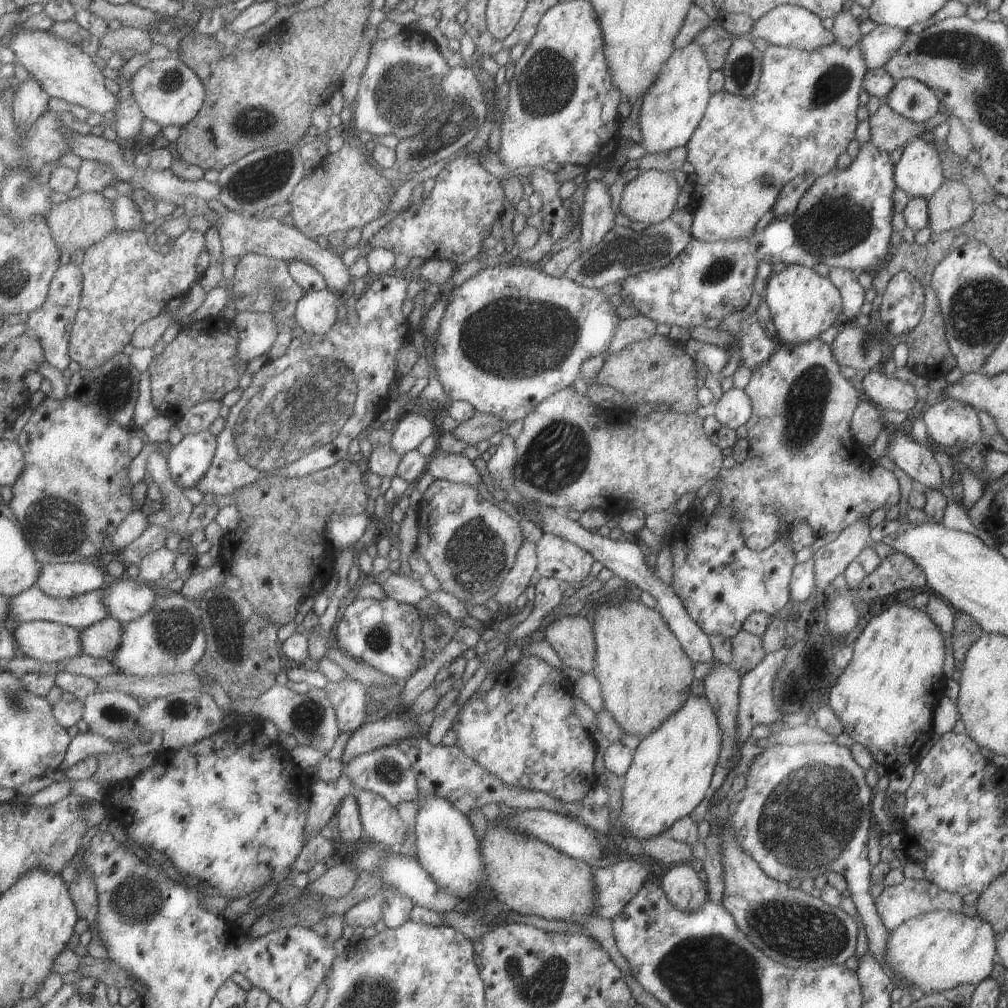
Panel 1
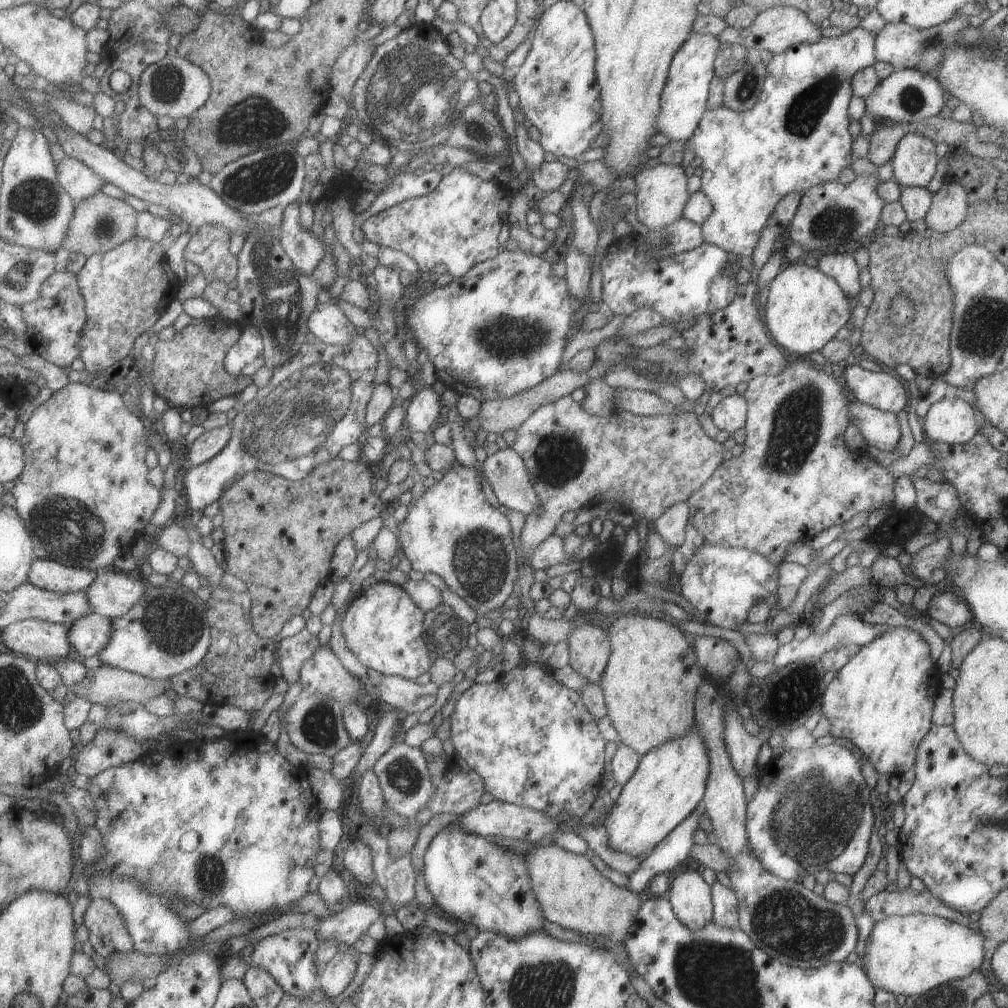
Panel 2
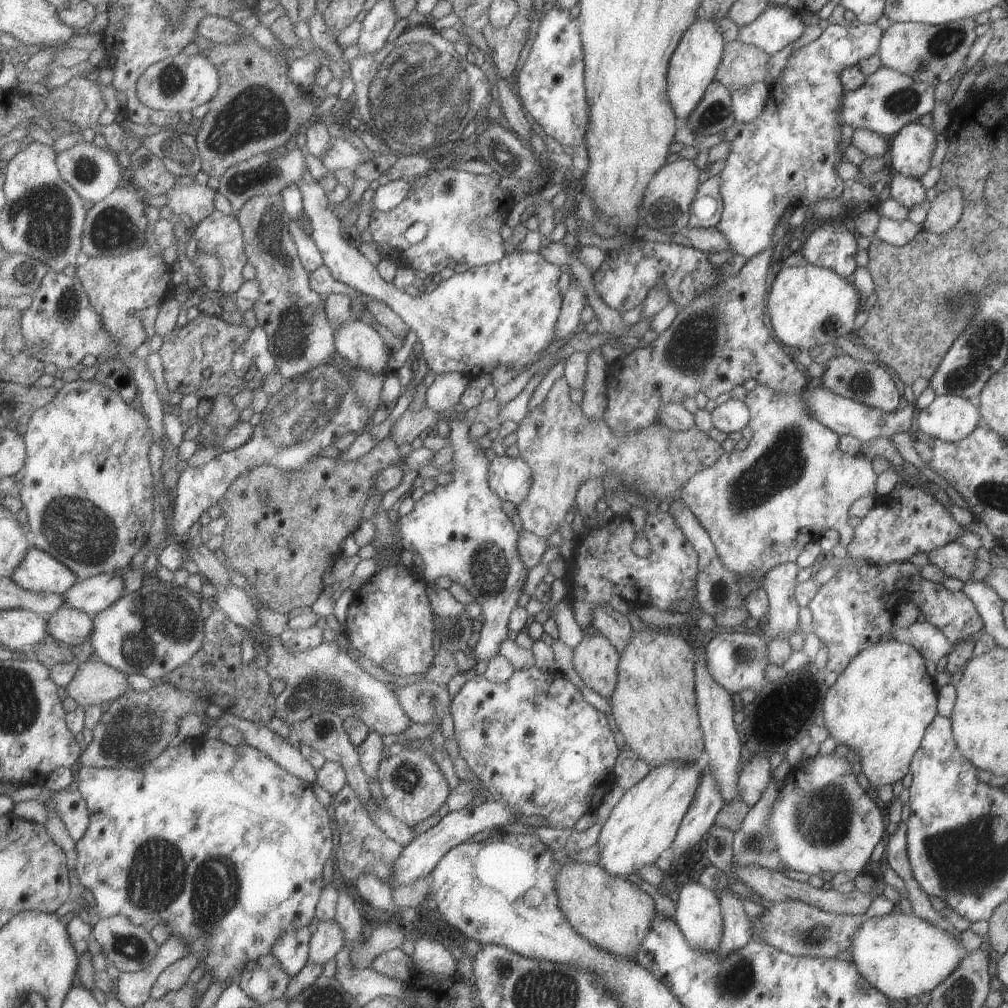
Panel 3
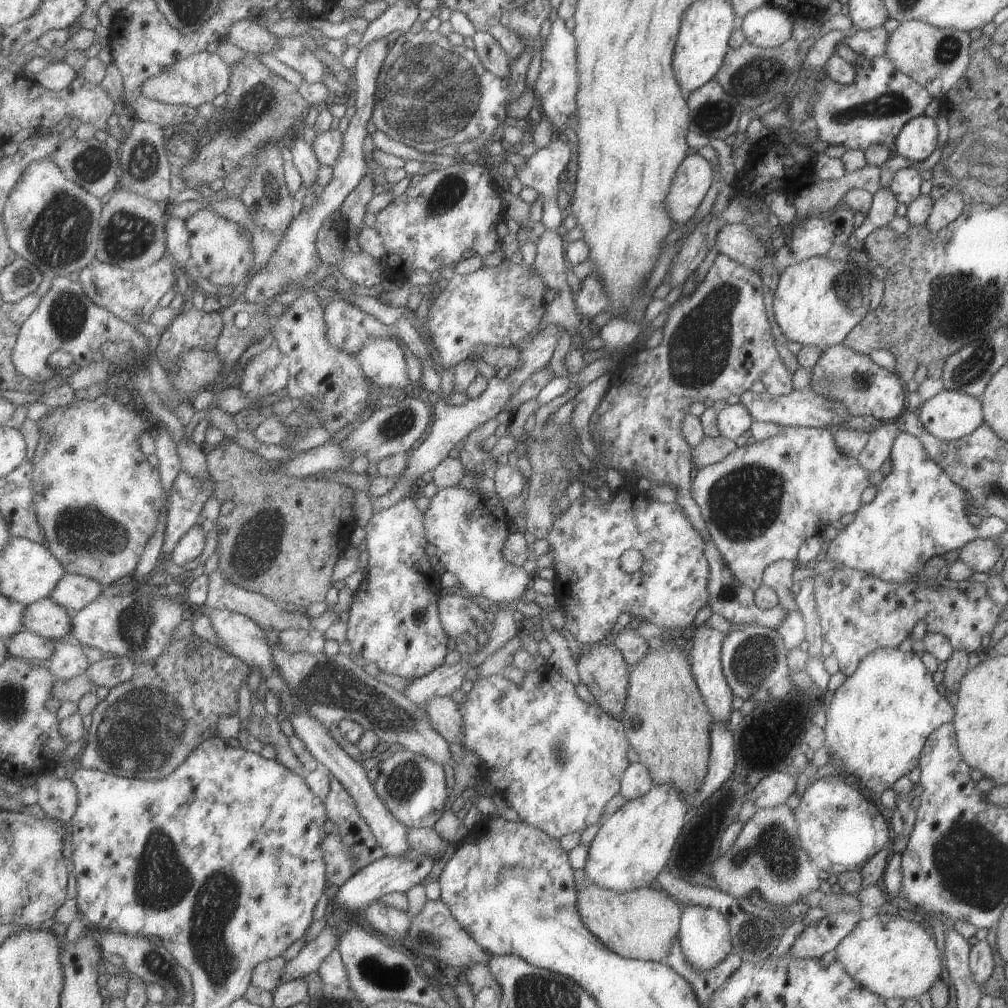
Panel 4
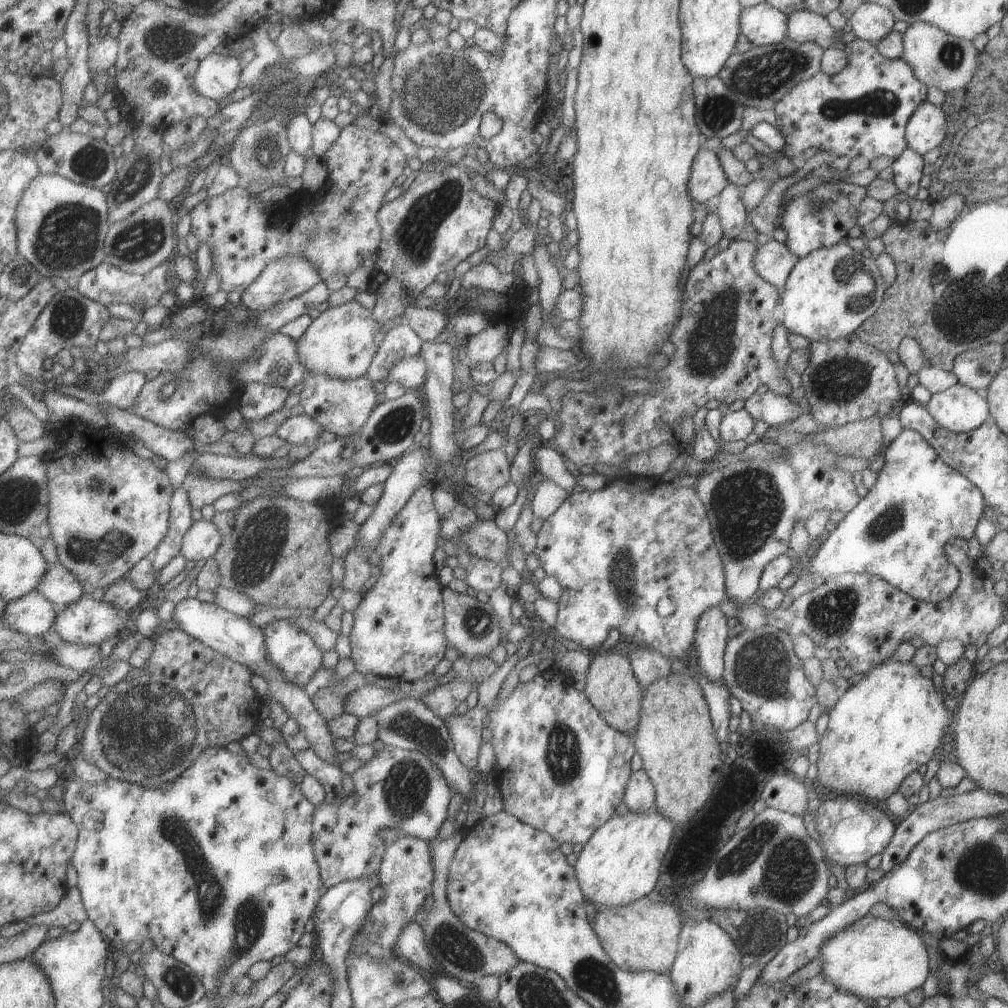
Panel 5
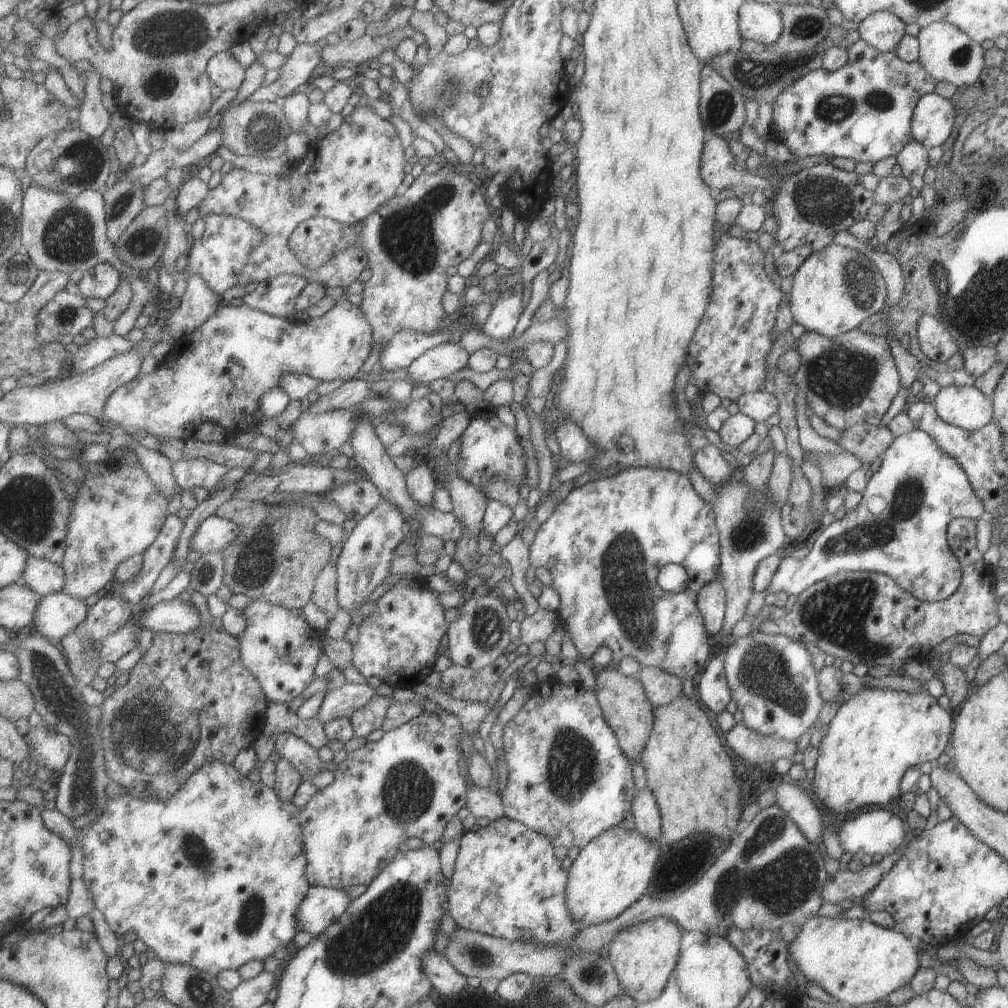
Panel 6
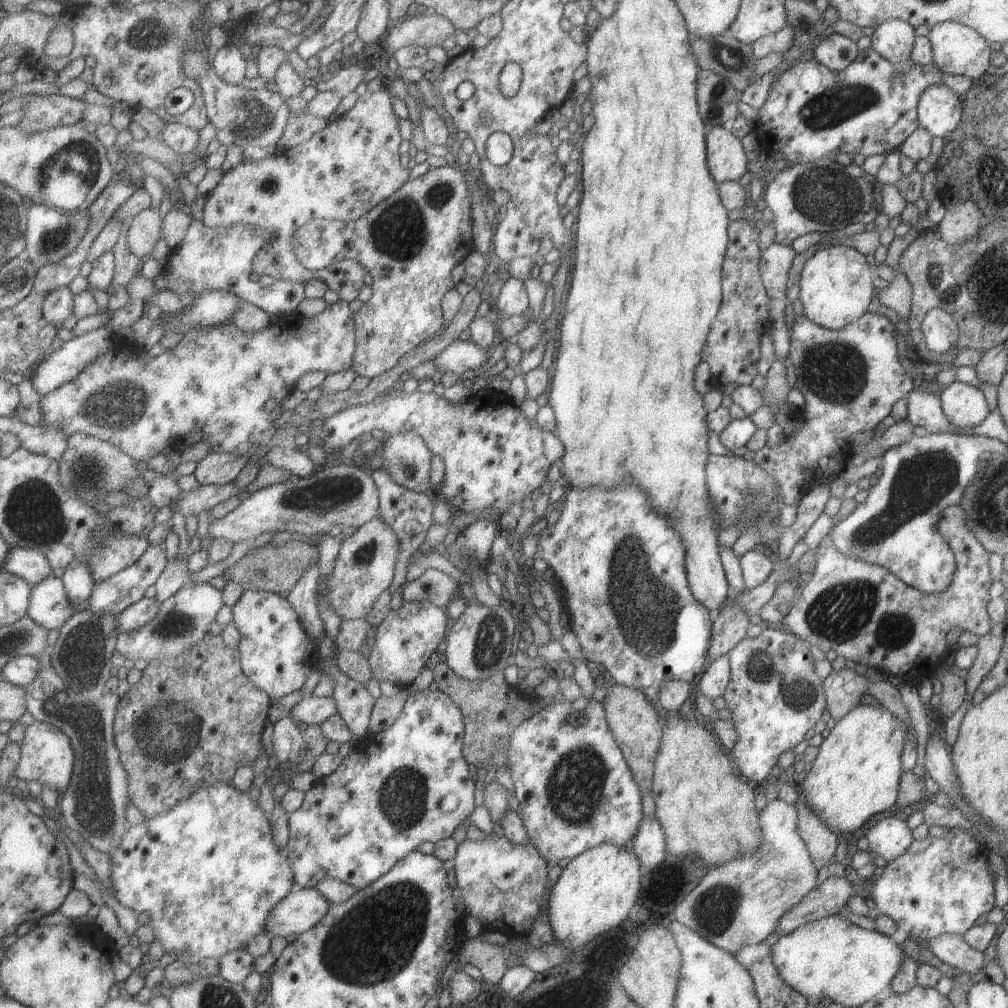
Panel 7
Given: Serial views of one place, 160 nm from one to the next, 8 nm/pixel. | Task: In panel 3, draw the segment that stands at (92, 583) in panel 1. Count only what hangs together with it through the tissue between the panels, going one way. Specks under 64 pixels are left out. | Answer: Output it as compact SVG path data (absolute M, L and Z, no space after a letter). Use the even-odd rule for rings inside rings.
M34 544L12 578L21 588L44 594L64 595L79 582L79 576L69 566Z

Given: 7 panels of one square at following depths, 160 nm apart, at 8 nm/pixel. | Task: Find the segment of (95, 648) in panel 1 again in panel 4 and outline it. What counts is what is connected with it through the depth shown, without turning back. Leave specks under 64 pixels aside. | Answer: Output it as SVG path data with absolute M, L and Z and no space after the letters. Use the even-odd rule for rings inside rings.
M50 597L43 598L31 606L27 605L25 627L44 638L58 642L60 638L73 632L73 615L74 613Z

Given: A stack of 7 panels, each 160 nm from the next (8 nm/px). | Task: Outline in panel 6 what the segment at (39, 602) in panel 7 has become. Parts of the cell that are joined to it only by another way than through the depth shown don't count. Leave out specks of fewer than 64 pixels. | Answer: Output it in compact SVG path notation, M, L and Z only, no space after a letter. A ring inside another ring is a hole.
M60 590L42 597L36 610L32 630L43 637L62 638L77 628L91 608L83 599Z

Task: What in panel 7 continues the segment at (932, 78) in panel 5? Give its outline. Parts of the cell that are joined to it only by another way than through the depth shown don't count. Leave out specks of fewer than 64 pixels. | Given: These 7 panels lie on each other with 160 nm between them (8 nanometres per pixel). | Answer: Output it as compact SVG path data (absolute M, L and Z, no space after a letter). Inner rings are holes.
M943 21L929 28L932 62L941 73L961 74L974 81L989 66L989 43L971 27L955 21Z

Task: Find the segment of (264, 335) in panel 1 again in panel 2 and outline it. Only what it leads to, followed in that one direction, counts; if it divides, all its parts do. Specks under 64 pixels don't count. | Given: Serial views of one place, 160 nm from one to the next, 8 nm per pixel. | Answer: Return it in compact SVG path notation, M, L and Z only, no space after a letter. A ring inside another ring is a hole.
M246 322L242 324L243 335L226 357L226 369L234 376L257 374L265 362L265 342L261 330Z

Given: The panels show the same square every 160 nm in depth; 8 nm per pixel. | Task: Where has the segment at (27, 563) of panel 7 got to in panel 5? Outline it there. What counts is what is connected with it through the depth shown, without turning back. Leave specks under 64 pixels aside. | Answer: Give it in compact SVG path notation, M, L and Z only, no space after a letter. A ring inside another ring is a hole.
M62 565L48 570L37 591L45 594L59 608L79 602L86 596L79 578Z

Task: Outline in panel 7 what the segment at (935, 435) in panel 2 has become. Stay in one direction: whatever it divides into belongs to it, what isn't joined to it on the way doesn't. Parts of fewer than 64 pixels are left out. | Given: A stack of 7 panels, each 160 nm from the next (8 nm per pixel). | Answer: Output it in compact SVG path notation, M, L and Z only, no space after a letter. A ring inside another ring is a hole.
M961 381L947 385L939 398L943 414L952 427L975 426L990 412L979 388Z

